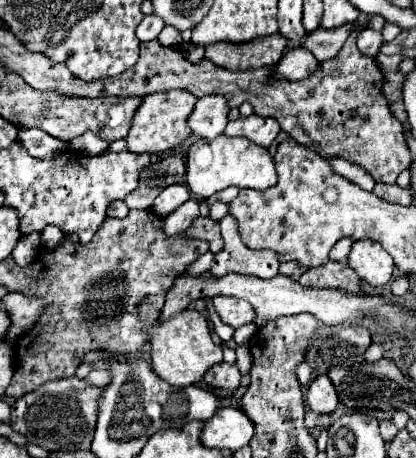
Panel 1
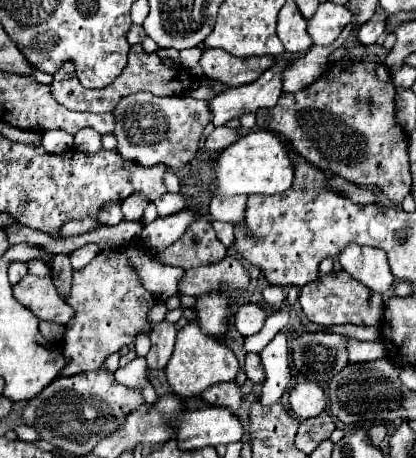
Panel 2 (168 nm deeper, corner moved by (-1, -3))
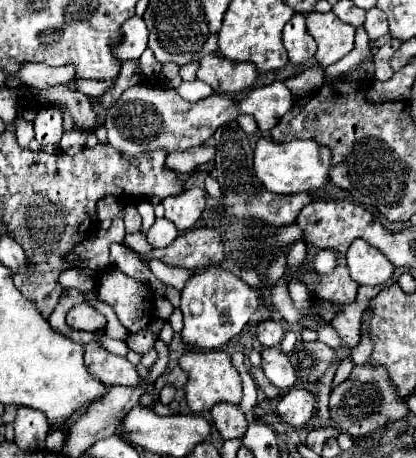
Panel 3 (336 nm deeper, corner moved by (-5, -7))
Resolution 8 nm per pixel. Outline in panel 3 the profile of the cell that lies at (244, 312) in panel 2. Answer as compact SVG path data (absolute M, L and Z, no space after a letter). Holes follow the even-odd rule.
M265 320L257 326L257 340L263 346L277 346L283 340L283 336L285 336L285 330L275 320Z

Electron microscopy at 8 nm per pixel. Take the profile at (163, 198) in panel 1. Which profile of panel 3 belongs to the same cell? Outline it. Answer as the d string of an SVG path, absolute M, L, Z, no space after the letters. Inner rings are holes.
M189 188L177 196L169 196L163 200L165 218L171 220L179 232L193 228L193 224L201 218L203 210L207 208L205 190L203 188Z

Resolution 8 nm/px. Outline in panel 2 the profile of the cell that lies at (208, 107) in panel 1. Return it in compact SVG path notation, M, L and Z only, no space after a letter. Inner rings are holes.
M279 58L263 76L245 86L227 88L209 100L213 114L213 126L223 126L231 118L239 118L245 112L255 112L259 108L273 108L281 96L283 72L289 60Z

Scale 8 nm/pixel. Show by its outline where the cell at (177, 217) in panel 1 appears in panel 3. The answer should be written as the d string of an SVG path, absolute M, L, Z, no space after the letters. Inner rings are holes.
M157 218L153 222L153 226L149 228L149 232L145 234L147 242L151 244L151 248L165 248L169 246L175 238L179 236L179 230L173 228L173 224L165 218Z

